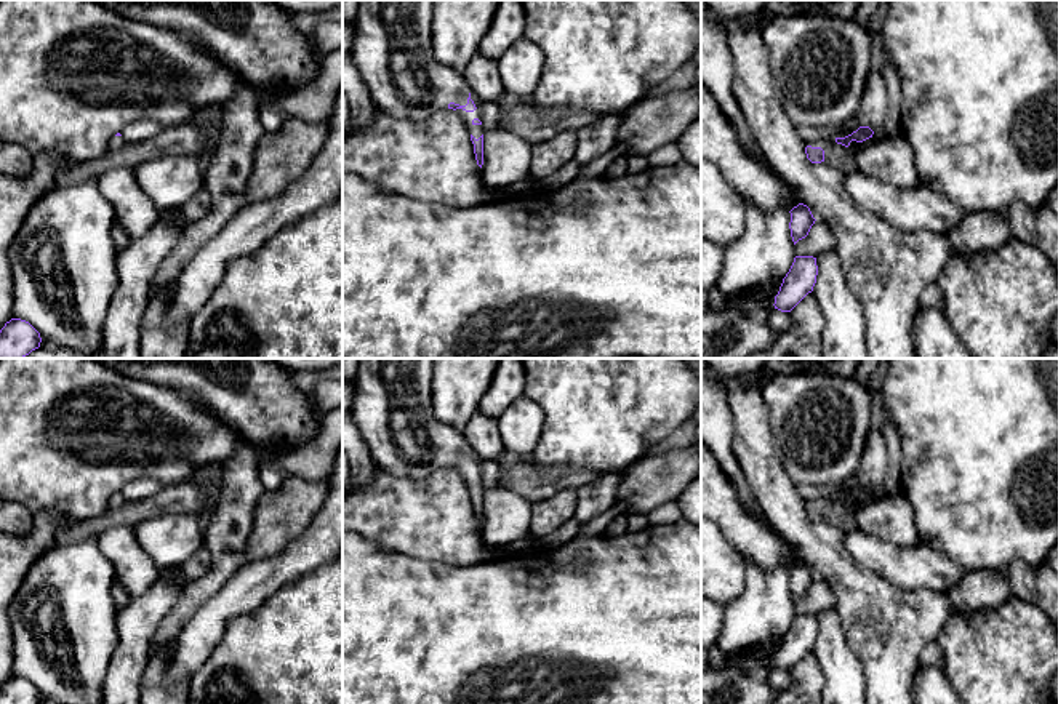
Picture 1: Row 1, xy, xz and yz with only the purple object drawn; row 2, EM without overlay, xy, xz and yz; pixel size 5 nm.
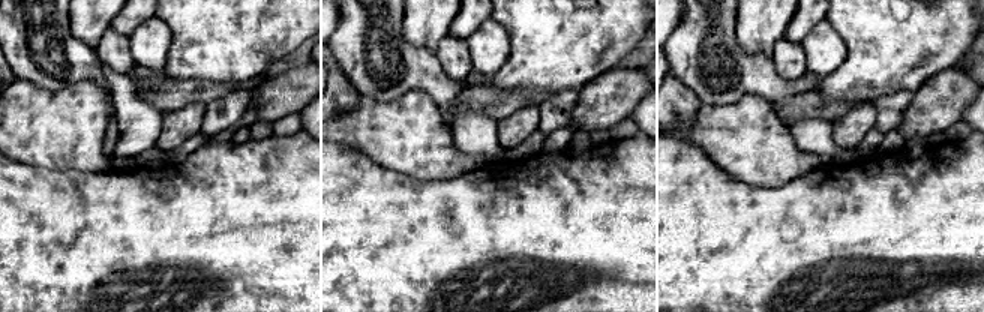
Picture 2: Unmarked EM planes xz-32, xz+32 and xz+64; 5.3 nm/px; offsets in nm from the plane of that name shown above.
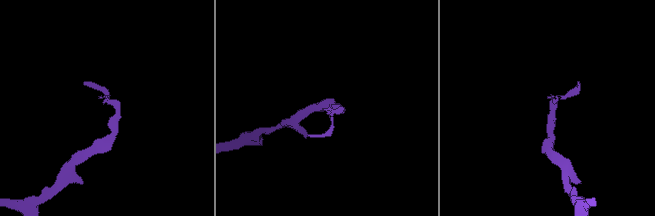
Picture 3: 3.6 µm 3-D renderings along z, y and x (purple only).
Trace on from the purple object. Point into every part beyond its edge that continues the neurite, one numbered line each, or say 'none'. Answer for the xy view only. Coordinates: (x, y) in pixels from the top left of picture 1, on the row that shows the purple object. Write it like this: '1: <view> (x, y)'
1: xy (18, 196)

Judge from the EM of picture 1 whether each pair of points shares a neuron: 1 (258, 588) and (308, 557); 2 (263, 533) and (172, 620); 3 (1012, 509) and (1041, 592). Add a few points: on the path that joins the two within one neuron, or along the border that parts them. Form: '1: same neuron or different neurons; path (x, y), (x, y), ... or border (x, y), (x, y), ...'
1: same neuron; path (271, 575), (295, 560)
2: different neurons; border (255, 512), (247, 544), (247, 560)
3: different neurons; border (1041, 562), (1033, 565), (1013, 560), (1004, 570)

